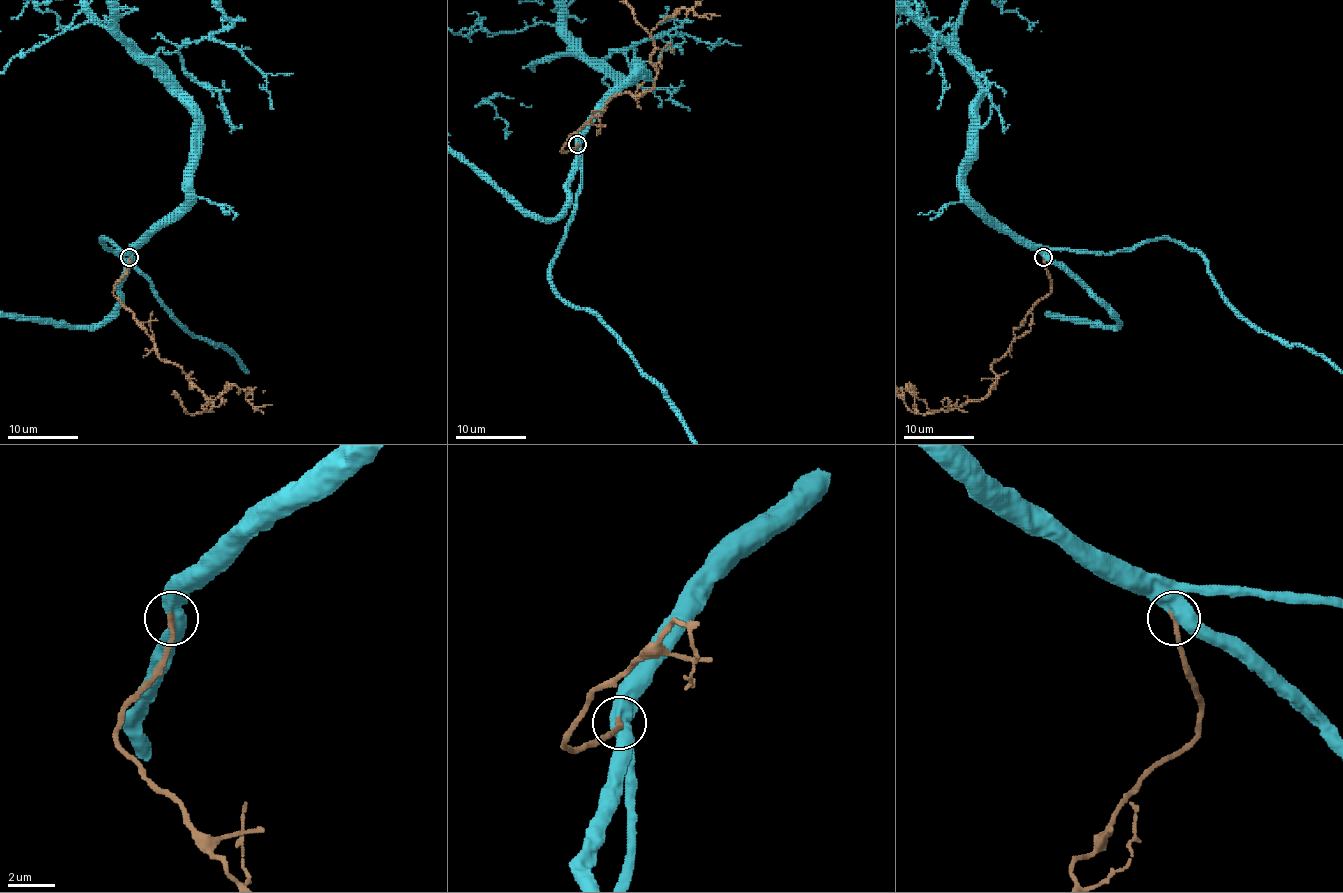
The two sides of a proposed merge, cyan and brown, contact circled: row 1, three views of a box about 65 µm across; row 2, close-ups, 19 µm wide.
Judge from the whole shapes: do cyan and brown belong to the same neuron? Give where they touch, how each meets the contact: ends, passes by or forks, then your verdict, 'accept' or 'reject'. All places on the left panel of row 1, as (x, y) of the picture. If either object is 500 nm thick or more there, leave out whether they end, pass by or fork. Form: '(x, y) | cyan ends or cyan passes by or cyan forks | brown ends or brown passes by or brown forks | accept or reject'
(129, 257) | accept

